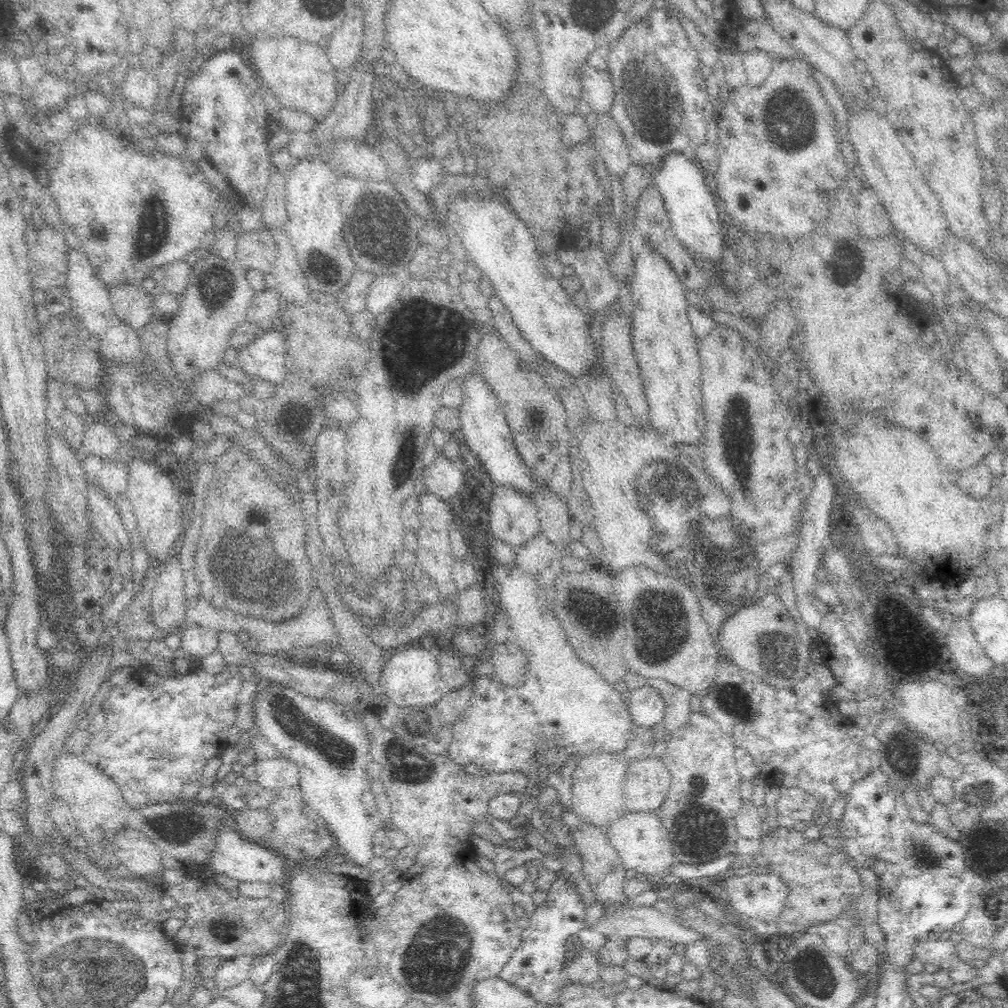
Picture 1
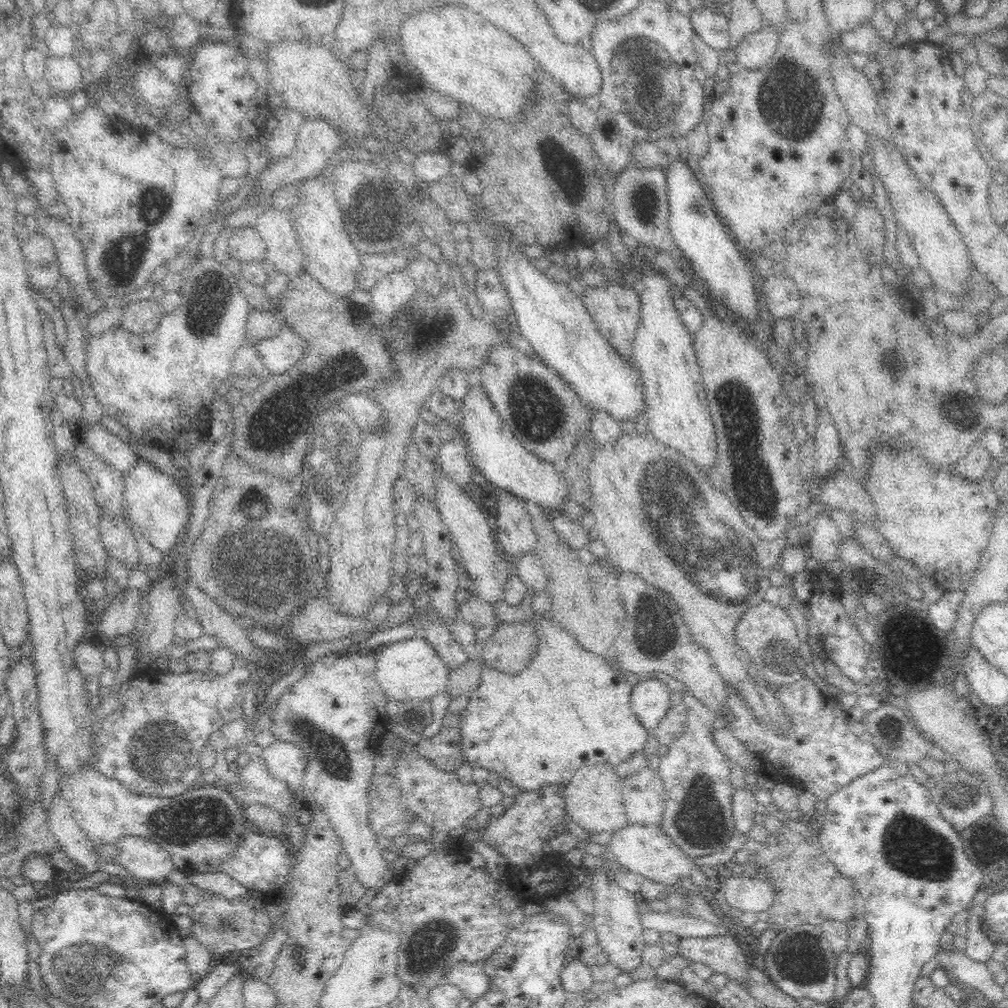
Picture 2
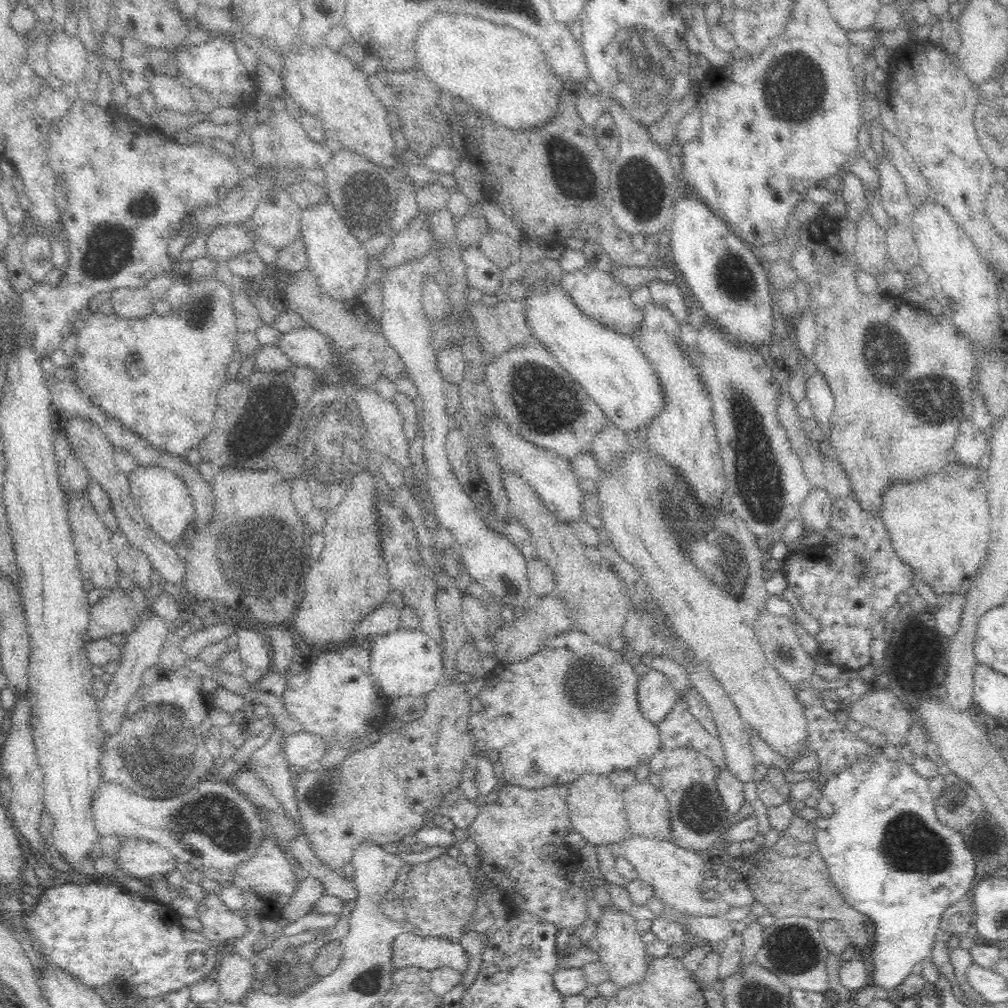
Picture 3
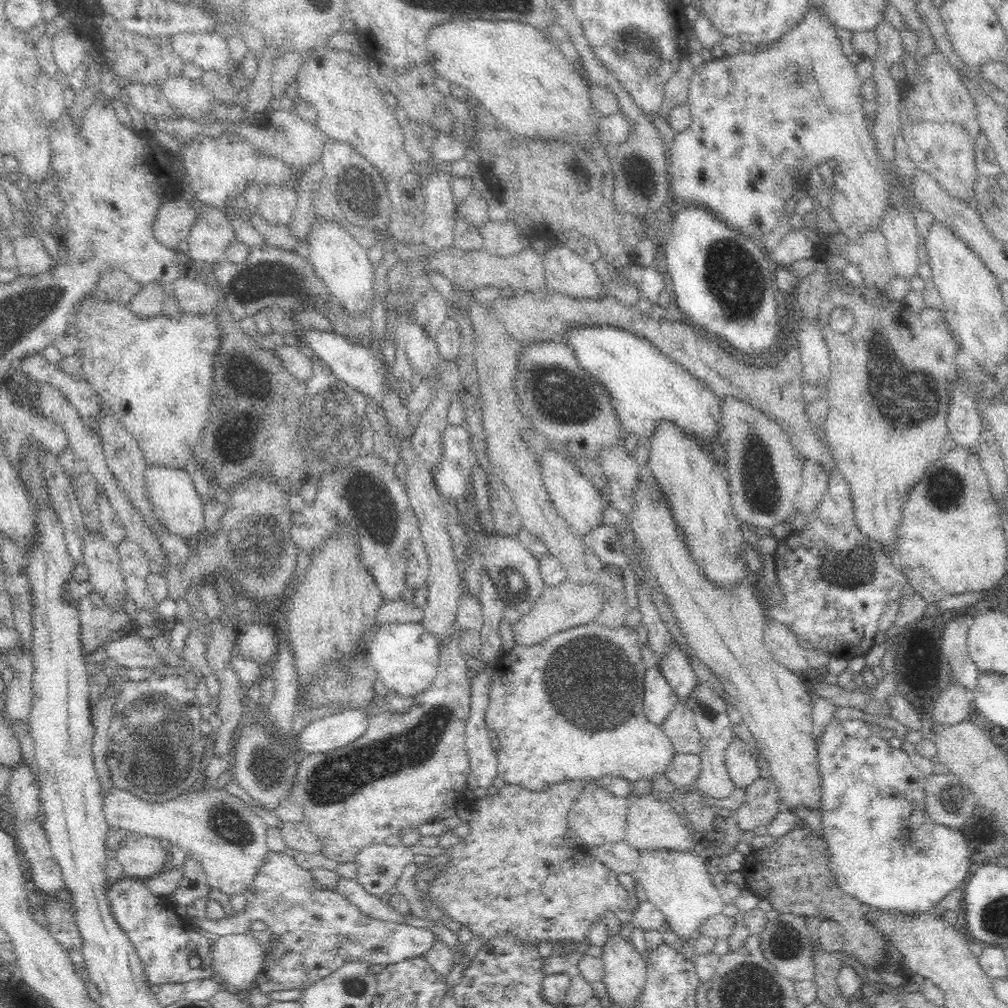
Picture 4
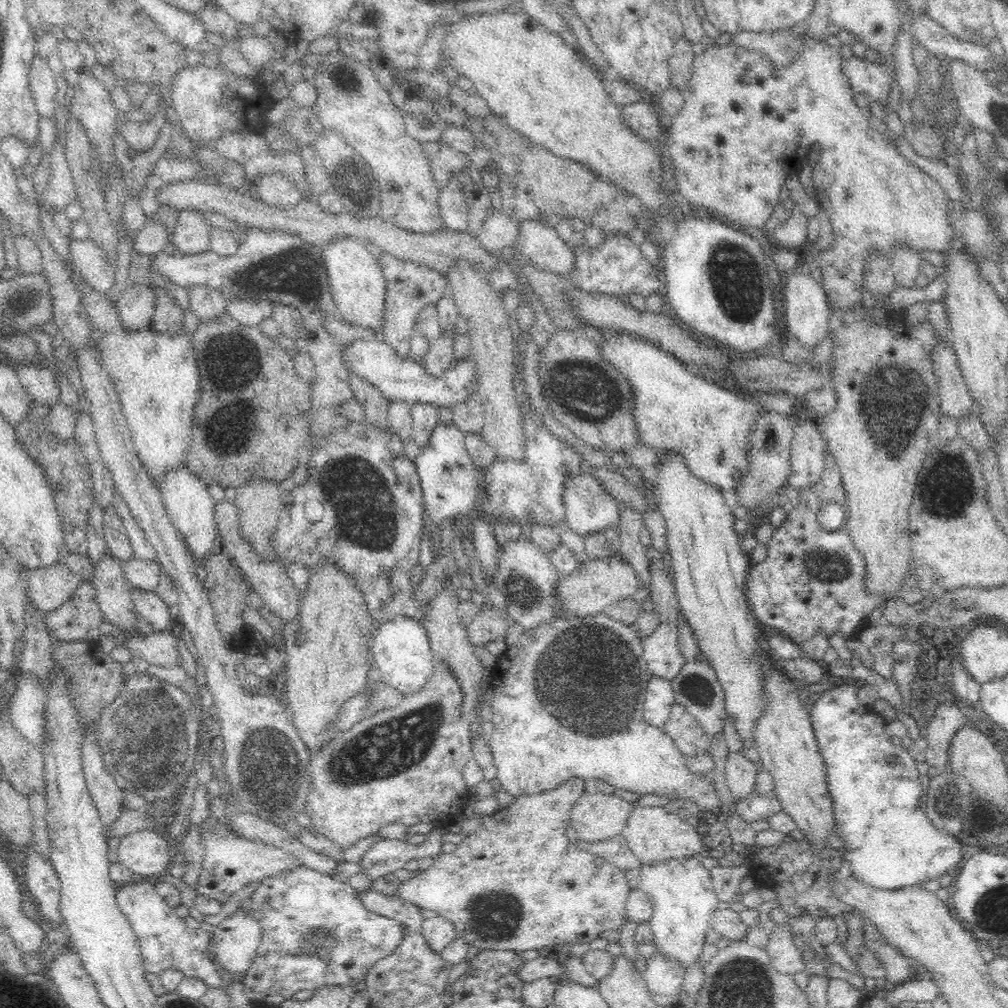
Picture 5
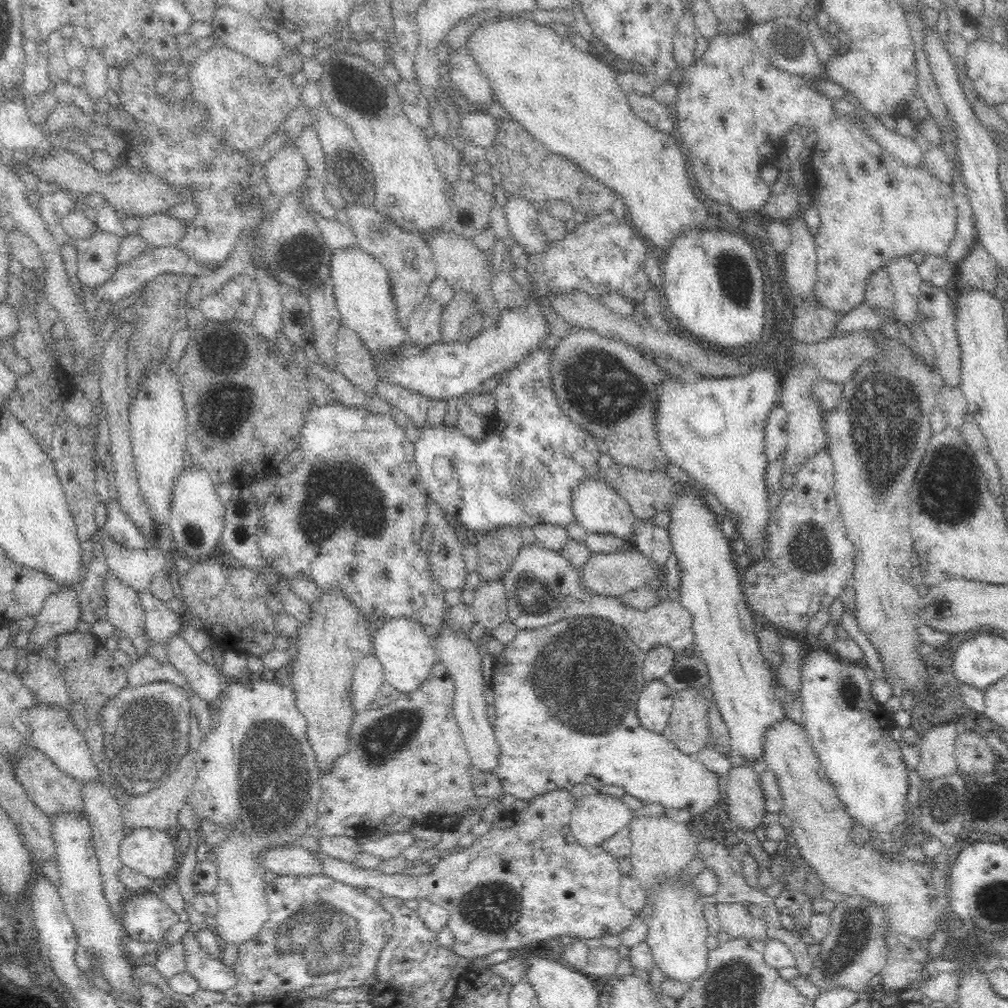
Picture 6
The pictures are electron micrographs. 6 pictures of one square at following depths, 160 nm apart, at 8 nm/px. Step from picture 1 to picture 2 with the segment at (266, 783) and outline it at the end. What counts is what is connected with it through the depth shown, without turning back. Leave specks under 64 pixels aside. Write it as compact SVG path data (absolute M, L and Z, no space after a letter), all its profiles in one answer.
M275 742L259 753L270 777L286 783L286 786L300 786L306 768L306 753L298 746Z

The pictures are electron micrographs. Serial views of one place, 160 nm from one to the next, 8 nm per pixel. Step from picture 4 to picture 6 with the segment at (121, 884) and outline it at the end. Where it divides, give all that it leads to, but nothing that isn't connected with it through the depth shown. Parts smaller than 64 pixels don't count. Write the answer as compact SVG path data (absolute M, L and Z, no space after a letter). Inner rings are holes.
M157 889L150 892L142 892L134 894L124 900L122 904L122 912L120 912L120 919L127 929L129 938L143 943L160 943L162 937L168 929L179 922L178 913L176 913L164 899L158 894ZM196 934L183 938L185 971L198 982L201 989L212 992L226 992L236 984L235 969L222 961L210 958L198 943Z

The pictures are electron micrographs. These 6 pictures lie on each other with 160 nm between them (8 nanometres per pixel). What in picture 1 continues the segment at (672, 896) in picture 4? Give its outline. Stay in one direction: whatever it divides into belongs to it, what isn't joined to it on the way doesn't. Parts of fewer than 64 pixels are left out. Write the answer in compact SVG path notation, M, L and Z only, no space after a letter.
M628 812L610 822L604 834L618 853L628 873L634 878L639 874L656 876L668 872L672 864L677 861L674 858L674 849L668 838L668 832L654 812Z

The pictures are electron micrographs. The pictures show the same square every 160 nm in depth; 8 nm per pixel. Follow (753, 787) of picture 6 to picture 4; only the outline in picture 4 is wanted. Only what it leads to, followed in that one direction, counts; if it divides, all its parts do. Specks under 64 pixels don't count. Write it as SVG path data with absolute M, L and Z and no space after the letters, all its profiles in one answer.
M733 732L733 738L725 751L725 765L732 782L738 787L752 784L763 771L757 756L750 752L749 744Z

